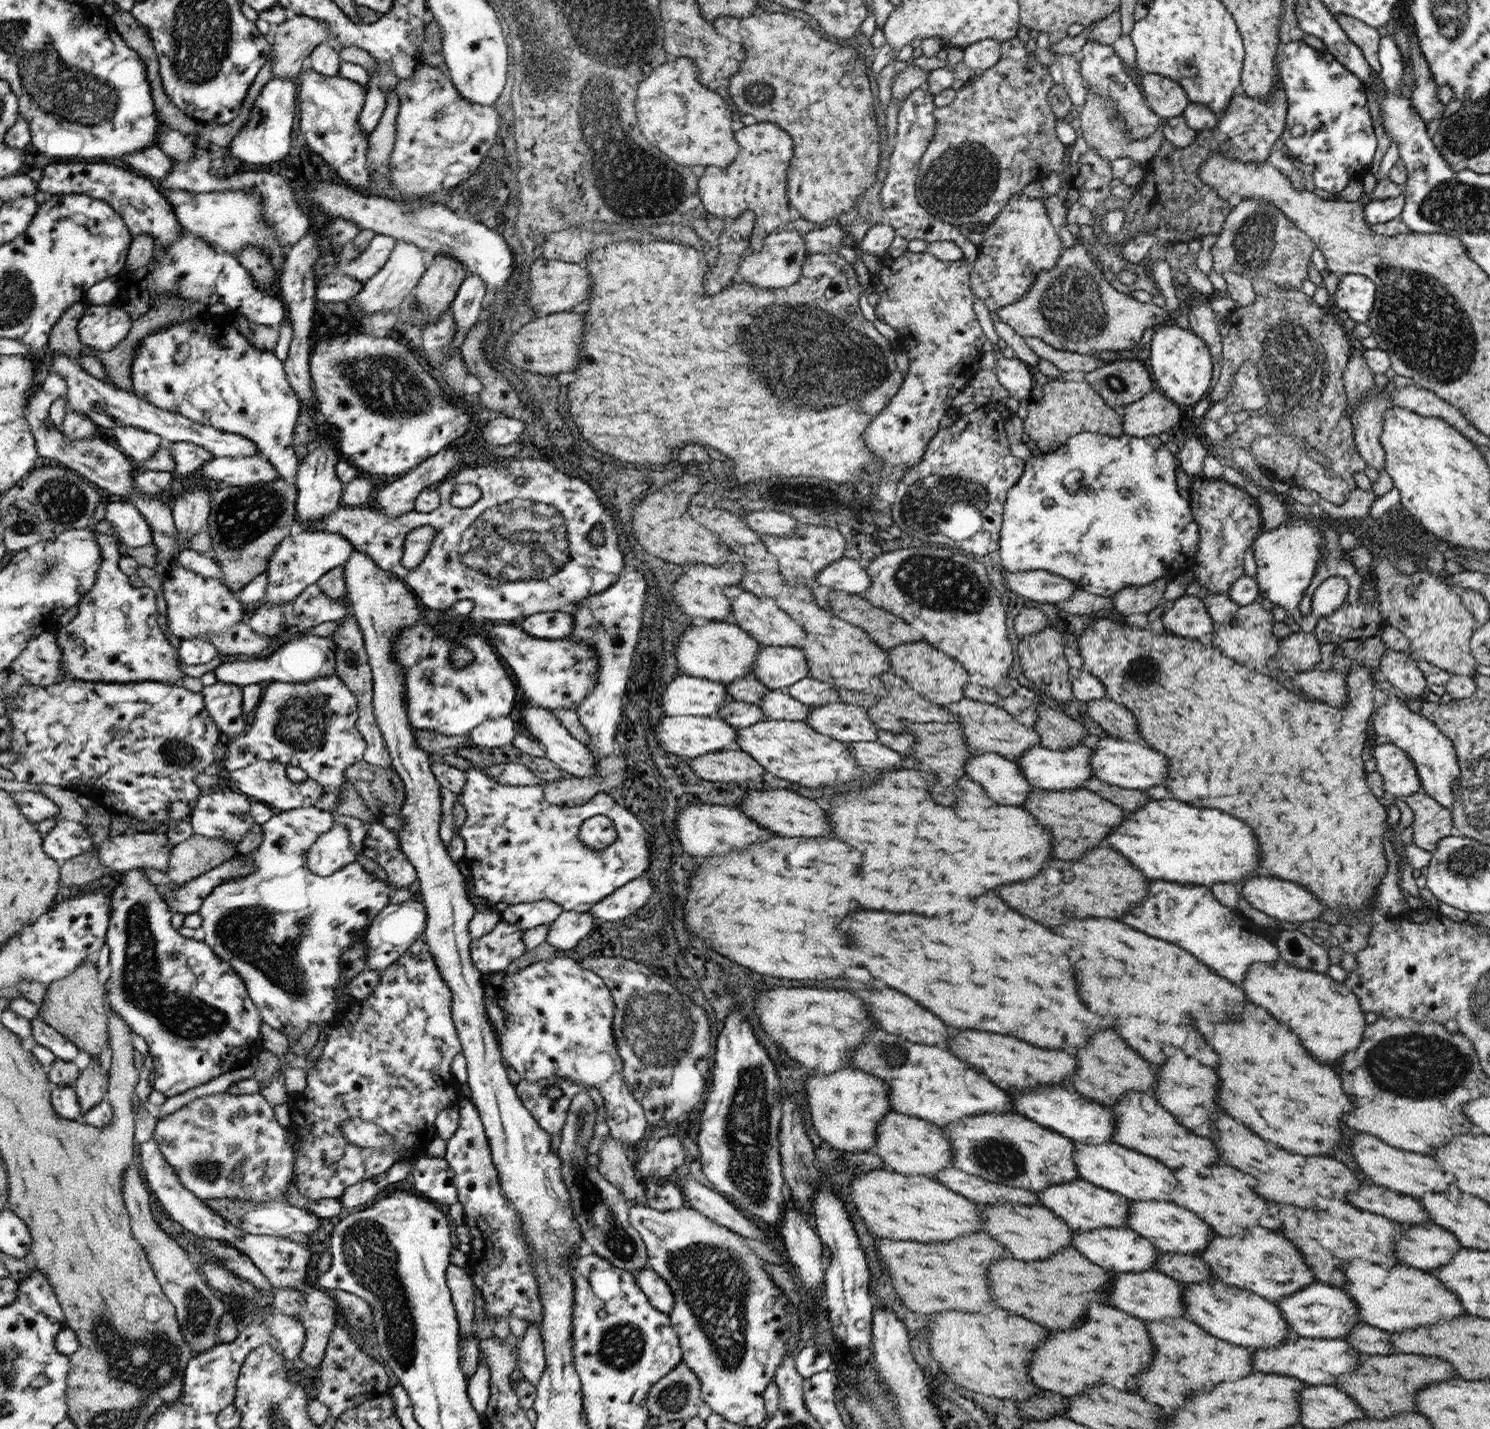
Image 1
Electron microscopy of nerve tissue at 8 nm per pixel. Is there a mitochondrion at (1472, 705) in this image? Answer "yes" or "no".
no

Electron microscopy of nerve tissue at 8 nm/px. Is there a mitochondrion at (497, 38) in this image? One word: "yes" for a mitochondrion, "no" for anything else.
no

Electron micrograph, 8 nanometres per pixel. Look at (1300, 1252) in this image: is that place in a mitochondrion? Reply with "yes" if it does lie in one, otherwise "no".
no

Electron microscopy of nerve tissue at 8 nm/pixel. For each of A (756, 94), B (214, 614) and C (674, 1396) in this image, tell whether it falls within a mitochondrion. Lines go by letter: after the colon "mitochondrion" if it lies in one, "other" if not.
A: mitochondrion
B: other
C: mitochondrion

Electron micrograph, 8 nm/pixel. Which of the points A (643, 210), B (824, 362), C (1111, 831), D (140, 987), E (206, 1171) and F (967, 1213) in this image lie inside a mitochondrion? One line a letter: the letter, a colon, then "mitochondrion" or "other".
A: mitochondrion
B: mitochondrion
C: other
D: mitochondrion
E: mitochondrion
F: other

